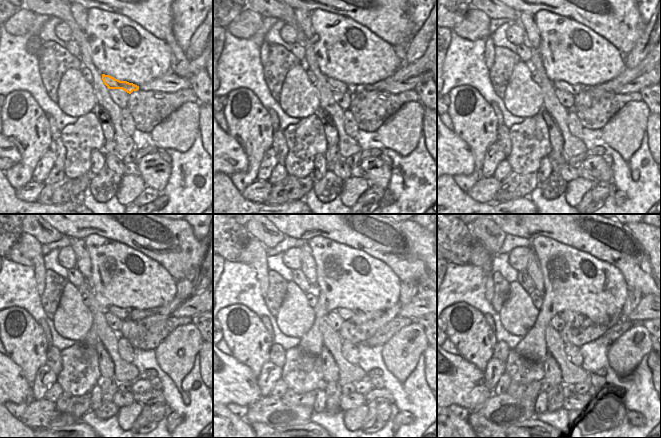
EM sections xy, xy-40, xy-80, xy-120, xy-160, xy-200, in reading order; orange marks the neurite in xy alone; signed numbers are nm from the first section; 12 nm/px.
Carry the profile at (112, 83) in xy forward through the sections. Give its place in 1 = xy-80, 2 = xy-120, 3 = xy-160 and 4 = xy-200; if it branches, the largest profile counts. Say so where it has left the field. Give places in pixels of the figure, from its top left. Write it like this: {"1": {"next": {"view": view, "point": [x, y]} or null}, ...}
{"1": {"next": {"view": "xy-80", "point": [561, 85]}}, "2": {"next": {"view": "xy-120", "point": [133, 314]}}, "3": {"next": {"view": "xy-160", "point": [357, 317]}}, "4": {"next": {"view": "xy-200", "point": [578, 321]}}}

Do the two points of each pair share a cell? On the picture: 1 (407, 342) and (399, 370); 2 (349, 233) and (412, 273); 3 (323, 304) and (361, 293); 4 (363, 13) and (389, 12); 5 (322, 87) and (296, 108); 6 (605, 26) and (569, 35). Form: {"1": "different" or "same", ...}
{"1": "same", "2": "same", "3": "same", "4": "same", "5": "different", "6": "different"}

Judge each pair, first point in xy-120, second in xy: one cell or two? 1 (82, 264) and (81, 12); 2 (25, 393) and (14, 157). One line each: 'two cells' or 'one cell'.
1: one cell
2: one cell

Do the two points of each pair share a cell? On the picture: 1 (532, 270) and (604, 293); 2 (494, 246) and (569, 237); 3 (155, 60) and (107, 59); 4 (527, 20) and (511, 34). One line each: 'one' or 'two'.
1: two
2: two
3: one
4: two

